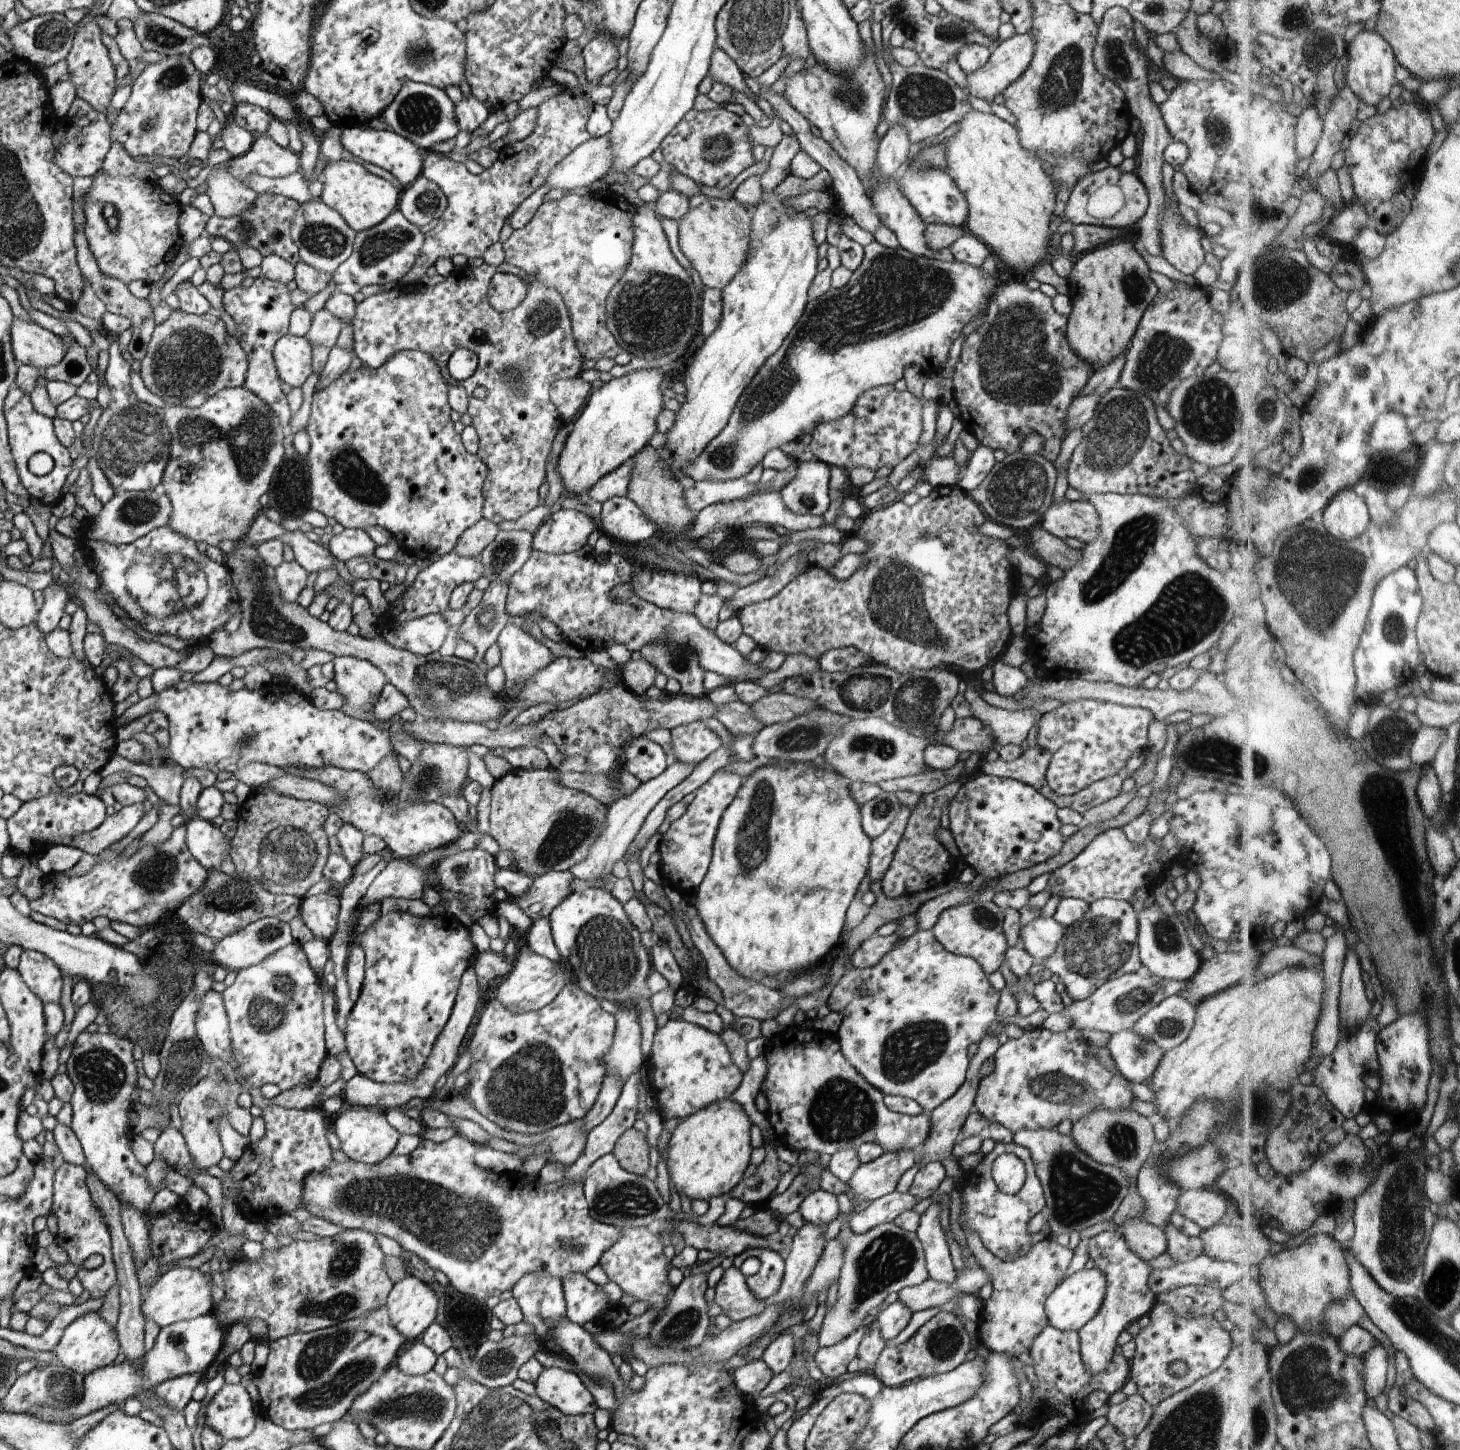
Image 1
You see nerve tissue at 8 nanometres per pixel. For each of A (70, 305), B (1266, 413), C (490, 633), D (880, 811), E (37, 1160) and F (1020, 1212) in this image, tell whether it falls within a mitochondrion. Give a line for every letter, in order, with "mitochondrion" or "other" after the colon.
A: other
B: mitochondrion
C: other
D: mitochondrion
E: other
F: other

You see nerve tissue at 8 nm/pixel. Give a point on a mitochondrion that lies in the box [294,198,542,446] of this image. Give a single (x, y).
(375, 249)

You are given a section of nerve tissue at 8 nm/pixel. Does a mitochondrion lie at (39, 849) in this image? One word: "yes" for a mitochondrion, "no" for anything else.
no

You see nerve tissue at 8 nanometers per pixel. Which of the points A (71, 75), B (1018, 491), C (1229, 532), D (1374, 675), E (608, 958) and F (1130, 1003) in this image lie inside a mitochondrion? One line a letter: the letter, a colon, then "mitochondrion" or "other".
A: other
B: mitochondrion
C: other
D: other
E: mitochondrion
F: mitochondrion

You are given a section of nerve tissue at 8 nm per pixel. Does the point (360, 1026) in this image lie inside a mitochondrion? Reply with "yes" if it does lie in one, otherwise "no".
no

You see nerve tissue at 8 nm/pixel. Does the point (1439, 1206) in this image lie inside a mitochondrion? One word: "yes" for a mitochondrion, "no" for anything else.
no

